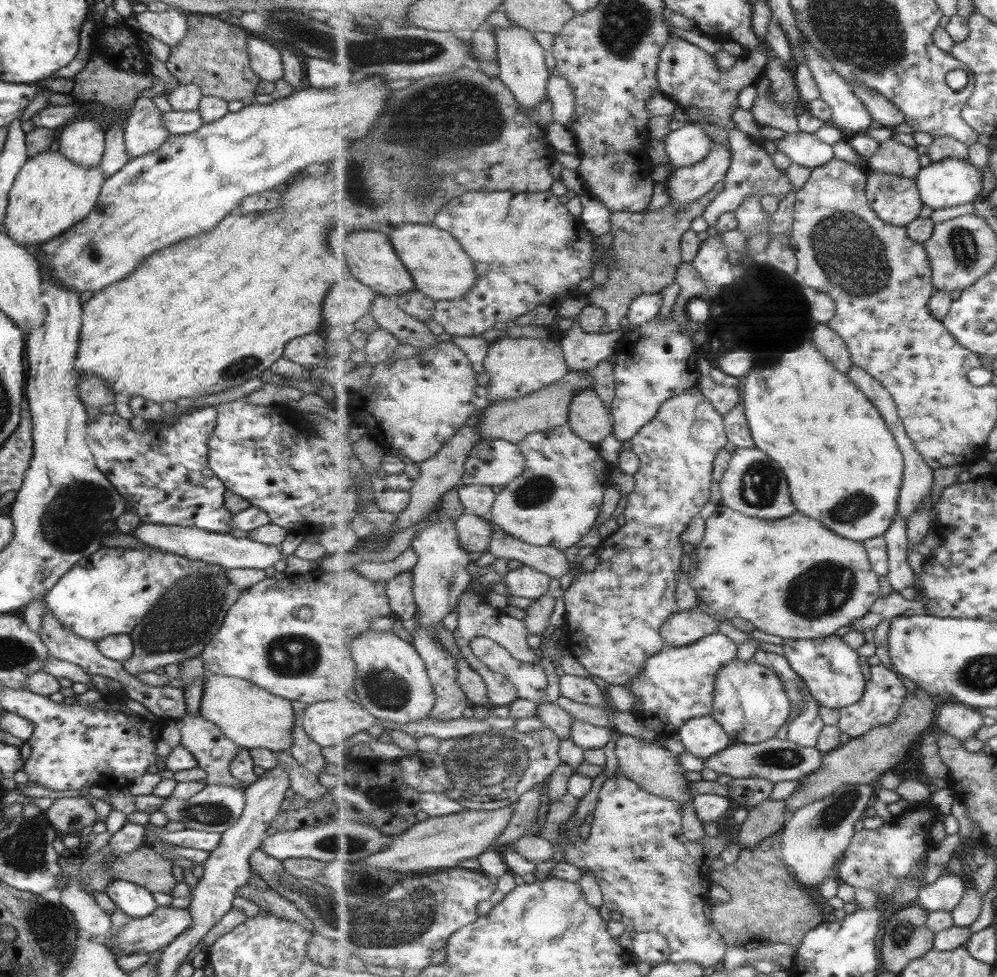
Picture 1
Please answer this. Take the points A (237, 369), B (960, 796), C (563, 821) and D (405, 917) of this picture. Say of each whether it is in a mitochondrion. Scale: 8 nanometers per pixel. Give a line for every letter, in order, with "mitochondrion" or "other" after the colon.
A: mitochondrion
B: other
C: other
D: mitochondrion

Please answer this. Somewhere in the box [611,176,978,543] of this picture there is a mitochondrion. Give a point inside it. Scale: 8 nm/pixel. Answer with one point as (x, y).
(849, 253)

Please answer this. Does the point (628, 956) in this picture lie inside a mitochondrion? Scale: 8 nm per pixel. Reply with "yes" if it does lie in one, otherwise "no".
no

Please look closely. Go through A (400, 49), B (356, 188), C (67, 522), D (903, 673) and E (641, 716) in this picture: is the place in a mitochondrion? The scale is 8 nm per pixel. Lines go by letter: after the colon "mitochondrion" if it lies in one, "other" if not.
A: mitochondrion
B: mitochondrion
C: mitochondrion
D: other
E: other

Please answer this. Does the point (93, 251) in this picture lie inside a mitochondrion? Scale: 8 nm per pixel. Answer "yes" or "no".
yes

